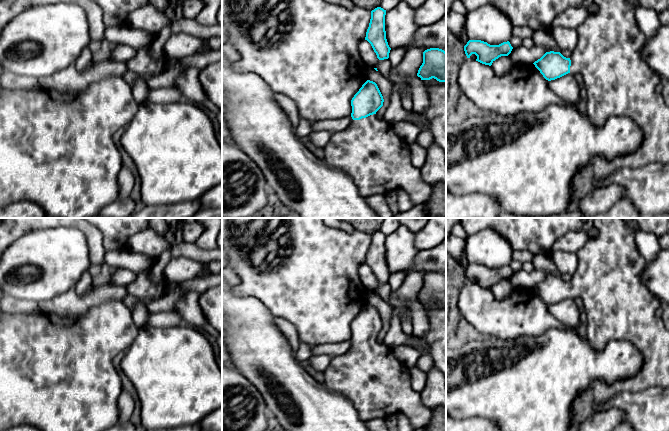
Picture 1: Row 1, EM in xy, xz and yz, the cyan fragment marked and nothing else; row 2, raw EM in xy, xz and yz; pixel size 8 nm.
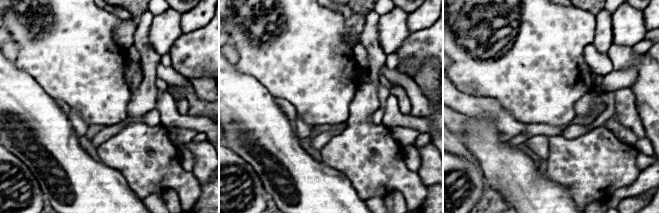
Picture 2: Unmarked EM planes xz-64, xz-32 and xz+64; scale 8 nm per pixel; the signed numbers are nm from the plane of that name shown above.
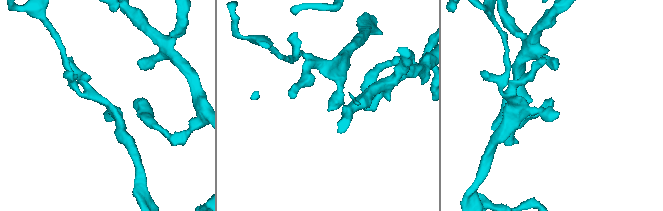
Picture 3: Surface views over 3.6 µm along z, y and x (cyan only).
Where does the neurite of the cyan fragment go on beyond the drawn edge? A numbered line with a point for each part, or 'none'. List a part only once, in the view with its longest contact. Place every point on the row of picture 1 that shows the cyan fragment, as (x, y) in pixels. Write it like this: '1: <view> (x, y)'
1: xz (369, 151)

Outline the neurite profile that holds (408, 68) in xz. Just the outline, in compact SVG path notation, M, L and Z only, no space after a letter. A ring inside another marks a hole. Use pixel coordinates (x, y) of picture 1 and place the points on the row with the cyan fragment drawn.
M413 46L408 51L397 67L392 67L388 80L391 84L407 84L411 78L417 76L423 63L423 50L419 46Z

